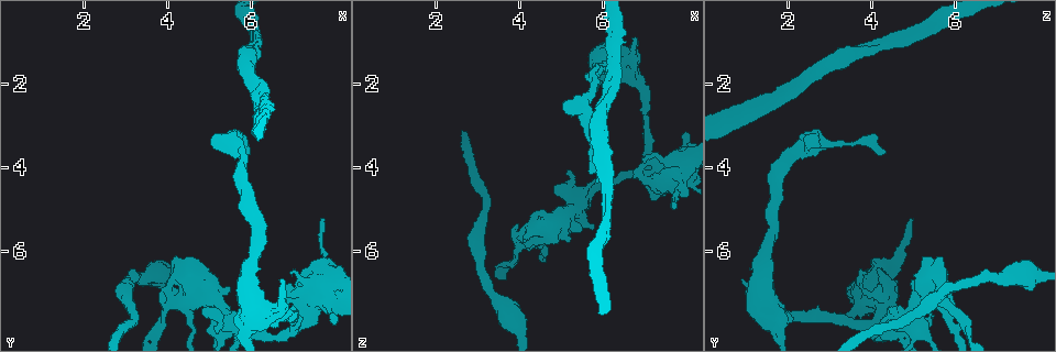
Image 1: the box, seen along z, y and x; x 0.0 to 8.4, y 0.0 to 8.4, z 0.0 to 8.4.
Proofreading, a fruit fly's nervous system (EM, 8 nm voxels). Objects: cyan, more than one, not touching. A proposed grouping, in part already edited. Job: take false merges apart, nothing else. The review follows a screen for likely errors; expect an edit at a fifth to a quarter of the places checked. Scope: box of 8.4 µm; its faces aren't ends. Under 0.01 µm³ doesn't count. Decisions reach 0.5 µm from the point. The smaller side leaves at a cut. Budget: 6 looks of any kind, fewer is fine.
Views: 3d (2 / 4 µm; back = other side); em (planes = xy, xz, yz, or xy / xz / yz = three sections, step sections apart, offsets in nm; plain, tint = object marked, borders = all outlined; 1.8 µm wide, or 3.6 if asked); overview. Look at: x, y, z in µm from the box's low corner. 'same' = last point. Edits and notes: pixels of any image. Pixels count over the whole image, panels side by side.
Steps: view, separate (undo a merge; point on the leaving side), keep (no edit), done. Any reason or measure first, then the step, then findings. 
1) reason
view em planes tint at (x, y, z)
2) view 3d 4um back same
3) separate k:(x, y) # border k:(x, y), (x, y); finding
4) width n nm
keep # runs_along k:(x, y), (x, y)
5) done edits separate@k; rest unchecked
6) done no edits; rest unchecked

two arms in line, one across
view 3d 4um at (6.25, 2.85, 1.05)

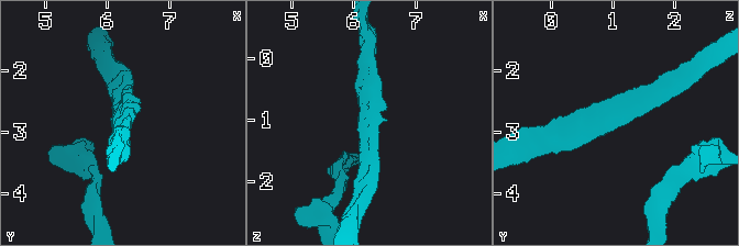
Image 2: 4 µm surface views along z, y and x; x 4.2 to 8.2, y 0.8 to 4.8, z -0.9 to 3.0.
now the EM
view em 3.6um planes tint at (6.20, 2.80, 1.05)

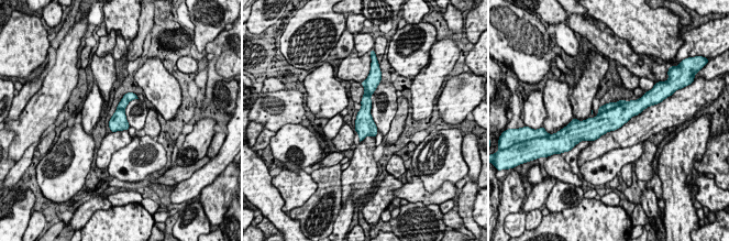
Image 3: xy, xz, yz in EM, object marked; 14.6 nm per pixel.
keep # continuous, no second neuron

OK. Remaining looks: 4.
thick turns thin
view em xy step 8 tint at (4.05, 7.25, 5.85)

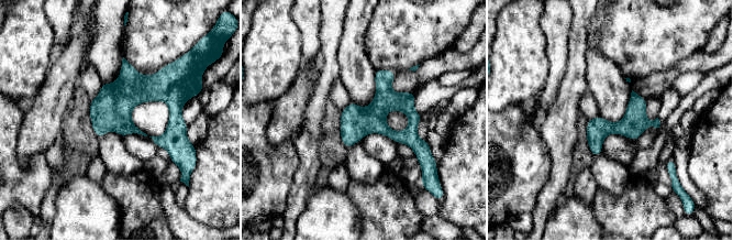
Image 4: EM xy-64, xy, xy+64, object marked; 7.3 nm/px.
view em planes tint same

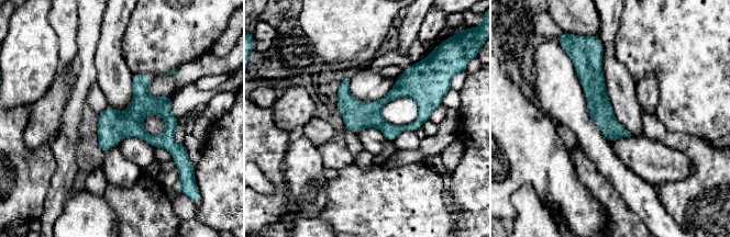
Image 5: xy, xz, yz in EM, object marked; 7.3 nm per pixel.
width 180 nm
keep # runs_along 5:(340, 92), (355, 108), (397, 91), (431, 105); continuous, no second neuron

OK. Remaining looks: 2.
calibre changes
view 3d 4um at (7.45, 7.10, 4.20)

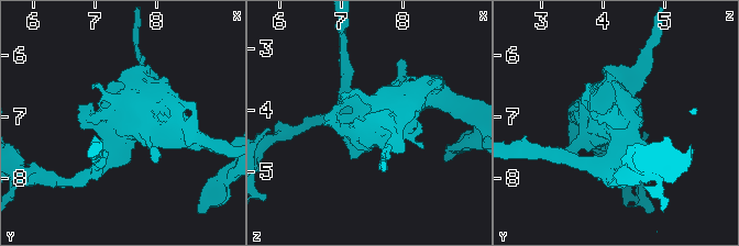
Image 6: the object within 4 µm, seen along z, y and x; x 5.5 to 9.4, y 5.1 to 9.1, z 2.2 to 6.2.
view em 3.6um xy step 16 tint at (7.50, 7.10, 4.25)

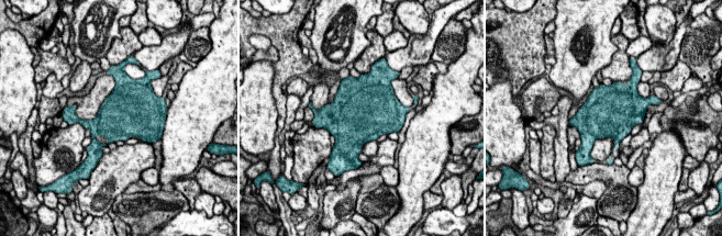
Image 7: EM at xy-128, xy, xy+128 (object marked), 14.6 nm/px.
keep # one neuron here

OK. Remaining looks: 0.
done no edits; rest unchecked

